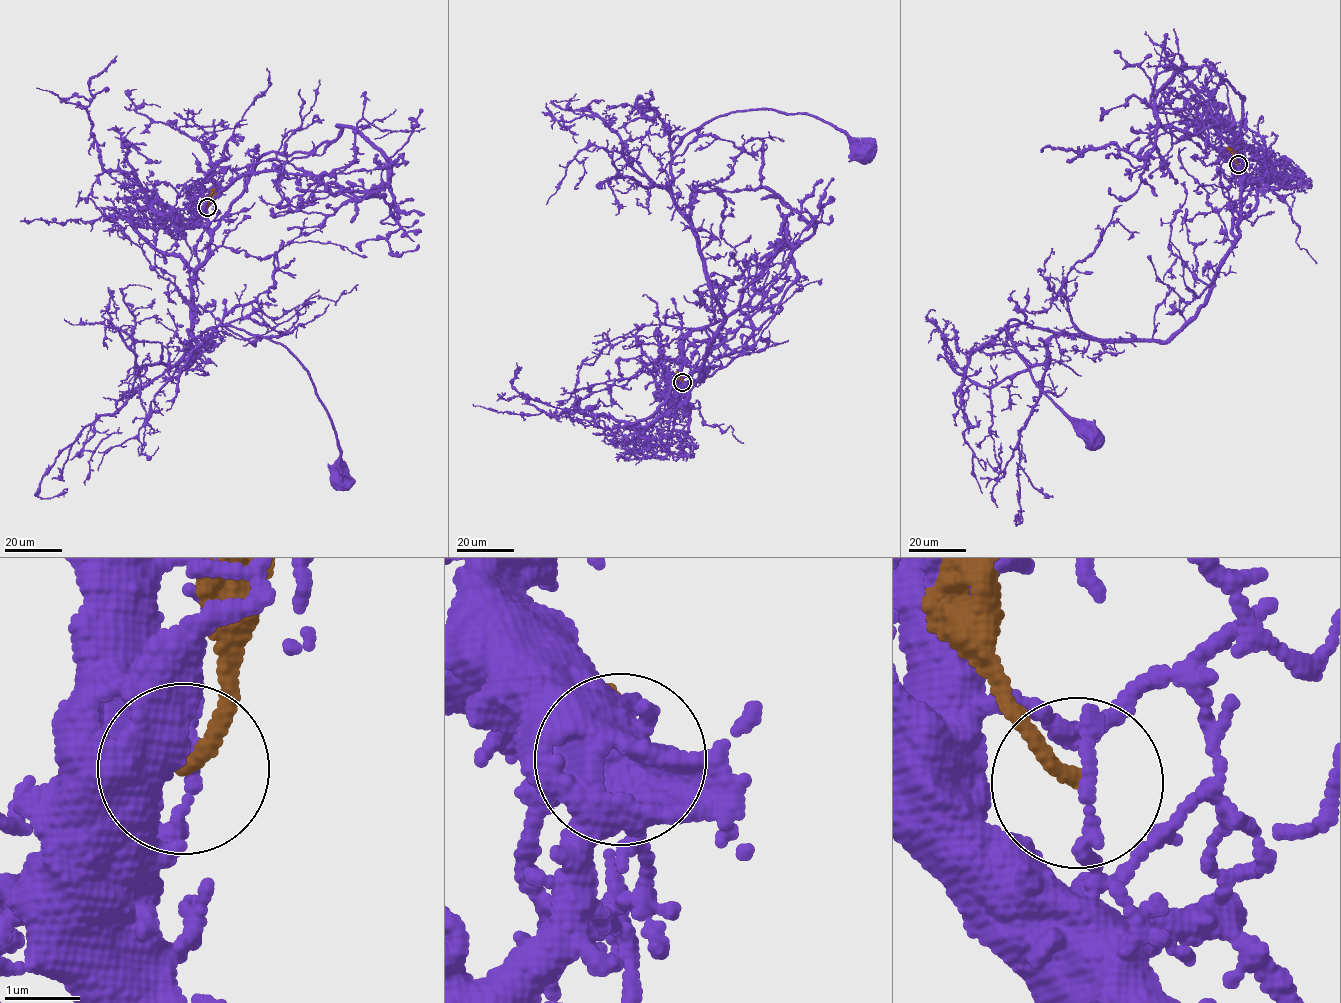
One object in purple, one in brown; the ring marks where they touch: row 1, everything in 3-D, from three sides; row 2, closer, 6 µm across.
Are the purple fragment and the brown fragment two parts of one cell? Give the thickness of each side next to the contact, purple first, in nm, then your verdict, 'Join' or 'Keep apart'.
Thickness 200 nm (purple) against 190 nm. Keep apart

